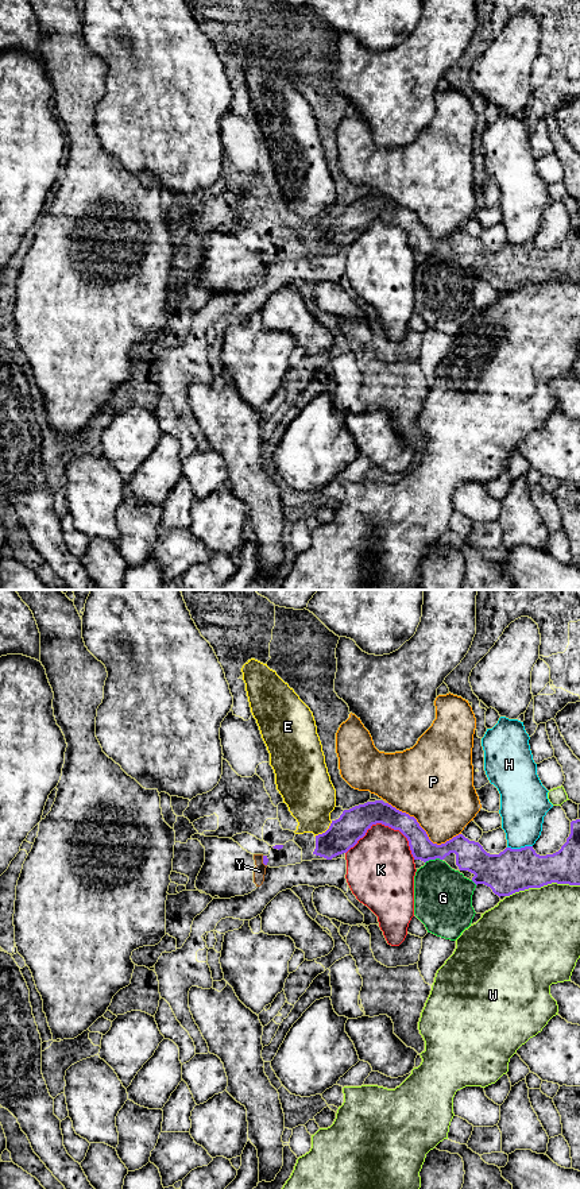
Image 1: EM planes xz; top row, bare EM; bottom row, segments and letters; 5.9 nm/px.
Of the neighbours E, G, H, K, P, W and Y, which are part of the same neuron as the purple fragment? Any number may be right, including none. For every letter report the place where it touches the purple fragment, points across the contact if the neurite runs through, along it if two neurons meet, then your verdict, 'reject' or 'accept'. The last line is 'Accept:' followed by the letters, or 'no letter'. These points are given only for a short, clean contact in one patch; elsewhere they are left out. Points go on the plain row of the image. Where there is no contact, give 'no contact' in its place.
E: contact xz (325, 227); border xz (332, 216), (324, 227), (314, 231); reject
G: contact xz (433, 254); reject
H: contact xz (521, 243); reject
K: contact xz (386, 220); reject
P: contact xz (424, 226); reject
W: contact xz (542, 281); reject
Y: contact xz (263, 257); border xz (262, 251), (262, 257), (266, 261); reject
Accept: no letter

